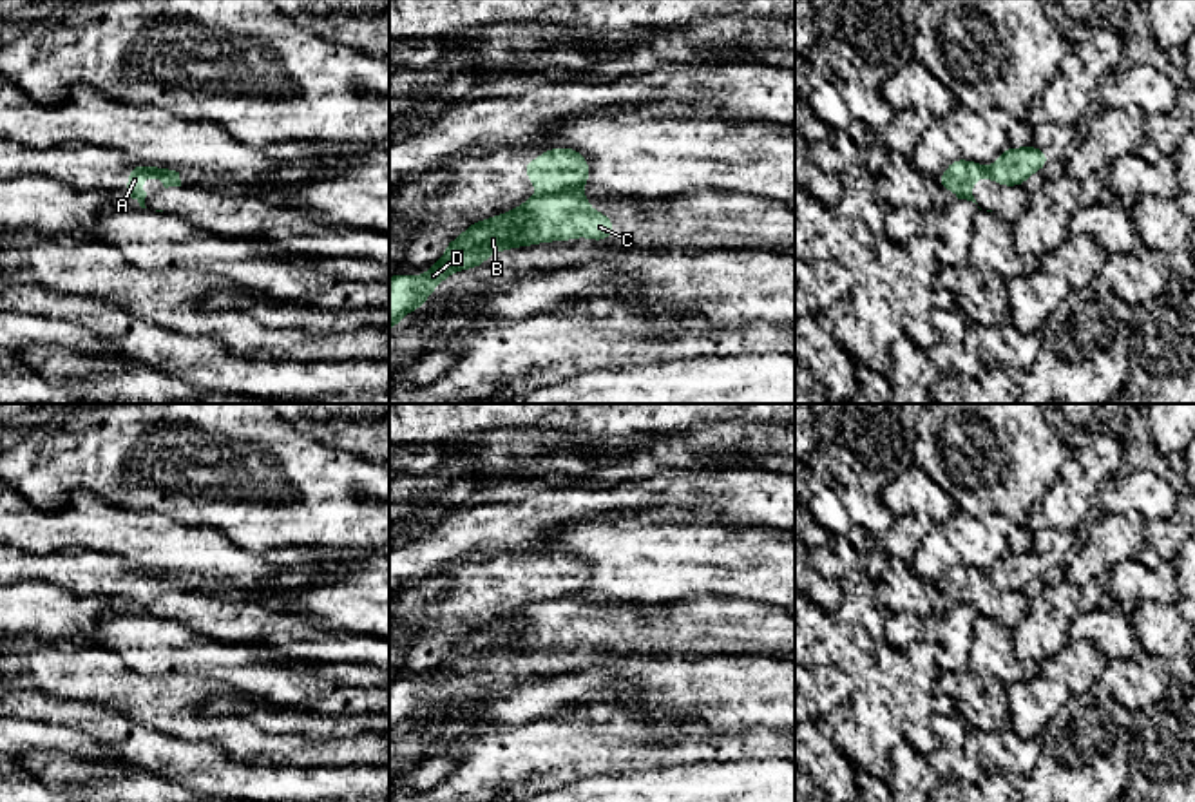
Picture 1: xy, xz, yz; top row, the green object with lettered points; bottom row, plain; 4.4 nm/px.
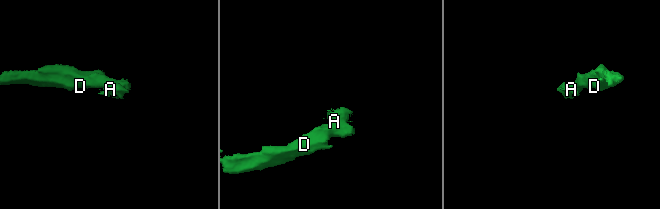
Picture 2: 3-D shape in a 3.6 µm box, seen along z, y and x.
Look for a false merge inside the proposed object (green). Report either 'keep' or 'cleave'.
cleave

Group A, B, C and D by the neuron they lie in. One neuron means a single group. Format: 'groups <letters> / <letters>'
groups A / B C D

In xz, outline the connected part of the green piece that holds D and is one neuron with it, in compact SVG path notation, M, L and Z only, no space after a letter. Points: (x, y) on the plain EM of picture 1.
M585 599L538 601L520 612L482 626L473 626L456 644L444 650L445 661L420 683L389 683L389 737L411 717L424 711L449 681L480 673L492 659L588 643L603 648L616 637L605 617L590 614Z

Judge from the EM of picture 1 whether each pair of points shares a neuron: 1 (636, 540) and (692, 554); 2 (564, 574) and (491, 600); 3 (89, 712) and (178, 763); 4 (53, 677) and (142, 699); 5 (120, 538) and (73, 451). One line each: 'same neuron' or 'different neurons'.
1: same neuron
2: same neuron
3: same neuron
4: same neuron
5: different neurons

